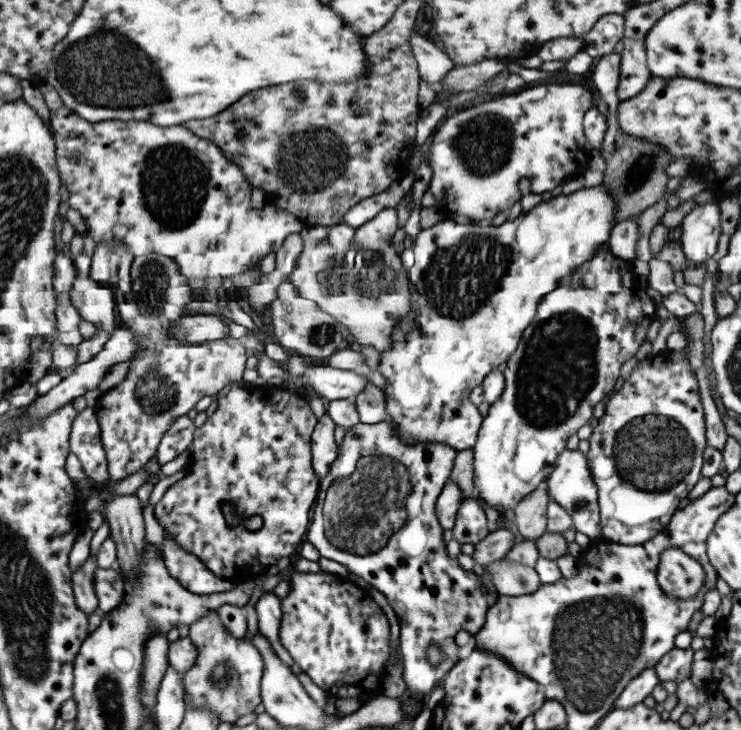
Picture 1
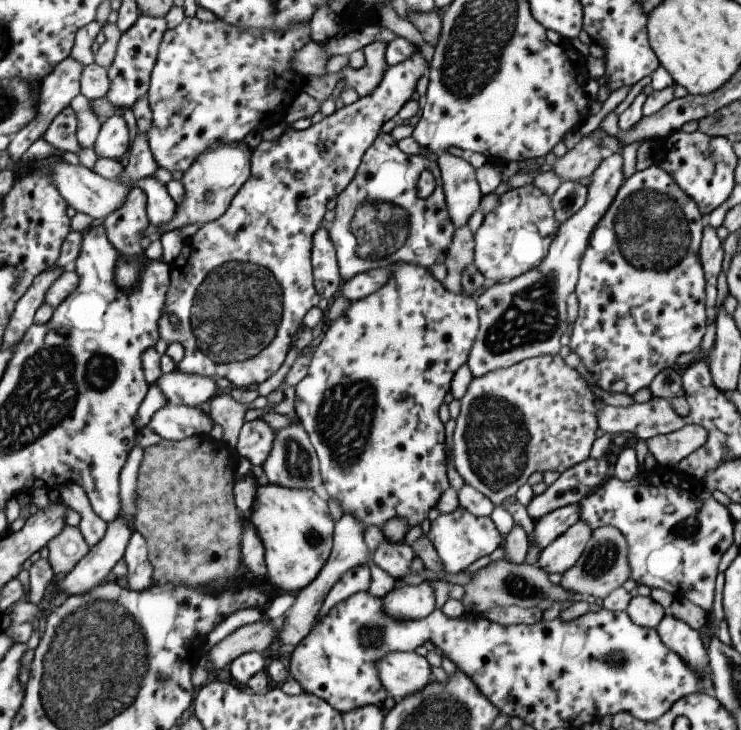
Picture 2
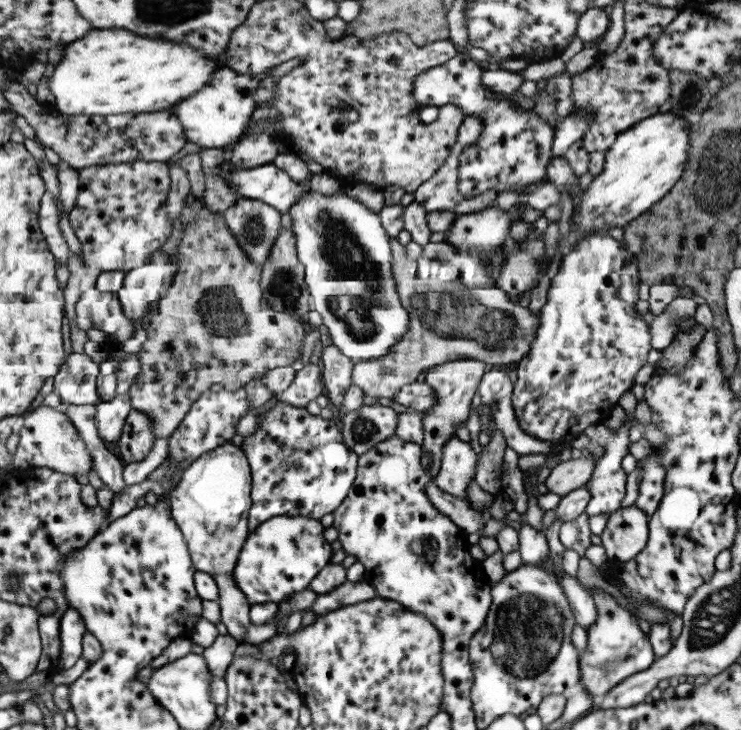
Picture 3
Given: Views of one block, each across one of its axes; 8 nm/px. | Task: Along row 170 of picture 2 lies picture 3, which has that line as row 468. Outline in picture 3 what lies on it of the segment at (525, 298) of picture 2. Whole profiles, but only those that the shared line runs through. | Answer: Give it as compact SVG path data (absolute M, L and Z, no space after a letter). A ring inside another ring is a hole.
M626 416L625 423L615 432L609 431L603 422L588 426L583 432L591 439L591 442L598 442L604 448L603 455L596 460L592 475L584 484L589 493L588 503L584 510L588 516L595 516L603 512L612 513L619 509L619 502L625 496L626 472L623 469L623 458L628 453L627 446L630 444L627 439L627 430L633 425L635 421Z

